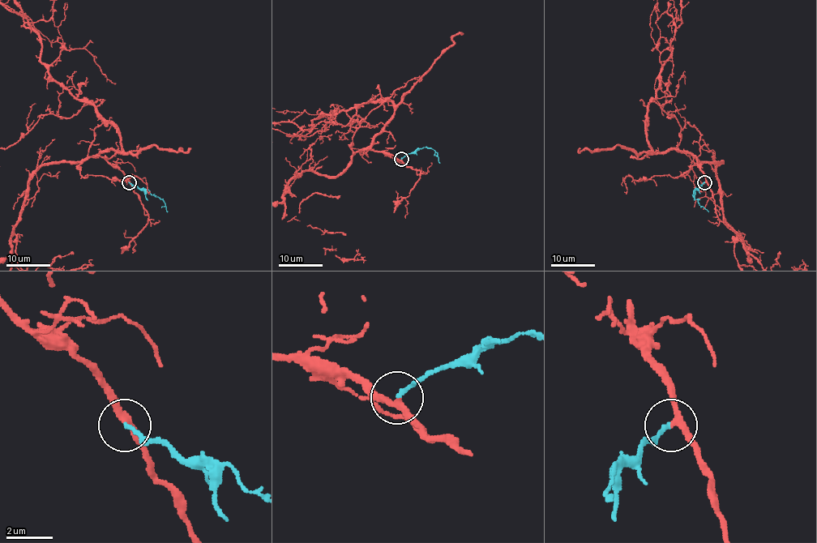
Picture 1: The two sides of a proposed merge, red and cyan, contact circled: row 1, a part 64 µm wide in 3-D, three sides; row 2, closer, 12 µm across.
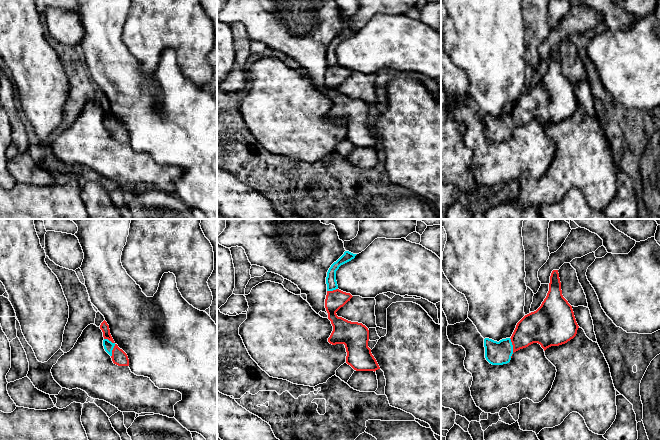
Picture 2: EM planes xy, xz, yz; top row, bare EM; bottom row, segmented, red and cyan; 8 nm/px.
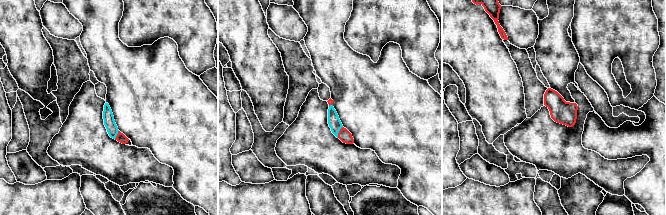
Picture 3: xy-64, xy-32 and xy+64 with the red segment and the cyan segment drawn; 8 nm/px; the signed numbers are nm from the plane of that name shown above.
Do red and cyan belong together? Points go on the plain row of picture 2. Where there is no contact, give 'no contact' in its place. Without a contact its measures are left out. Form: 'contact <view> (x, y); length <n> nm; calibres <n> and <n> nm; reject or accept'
contact xy (115, 121); length 160 nm; calibres 120 and 80 nm; accept

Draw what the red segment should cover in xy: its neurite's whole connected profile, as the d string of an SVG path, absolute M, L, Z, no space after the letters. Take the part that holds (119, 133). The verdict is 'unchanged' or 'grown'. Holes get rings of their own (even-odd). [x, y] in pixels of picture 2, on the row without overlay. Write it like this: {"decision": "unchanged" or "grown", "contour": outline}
{"decision": "grown", "contour": "M105 96L101 99L100 105L103 108L104 125L111 132L113 139L118 142L129 142L129 135L127 130L114 118L110 110L109 101Z"}

